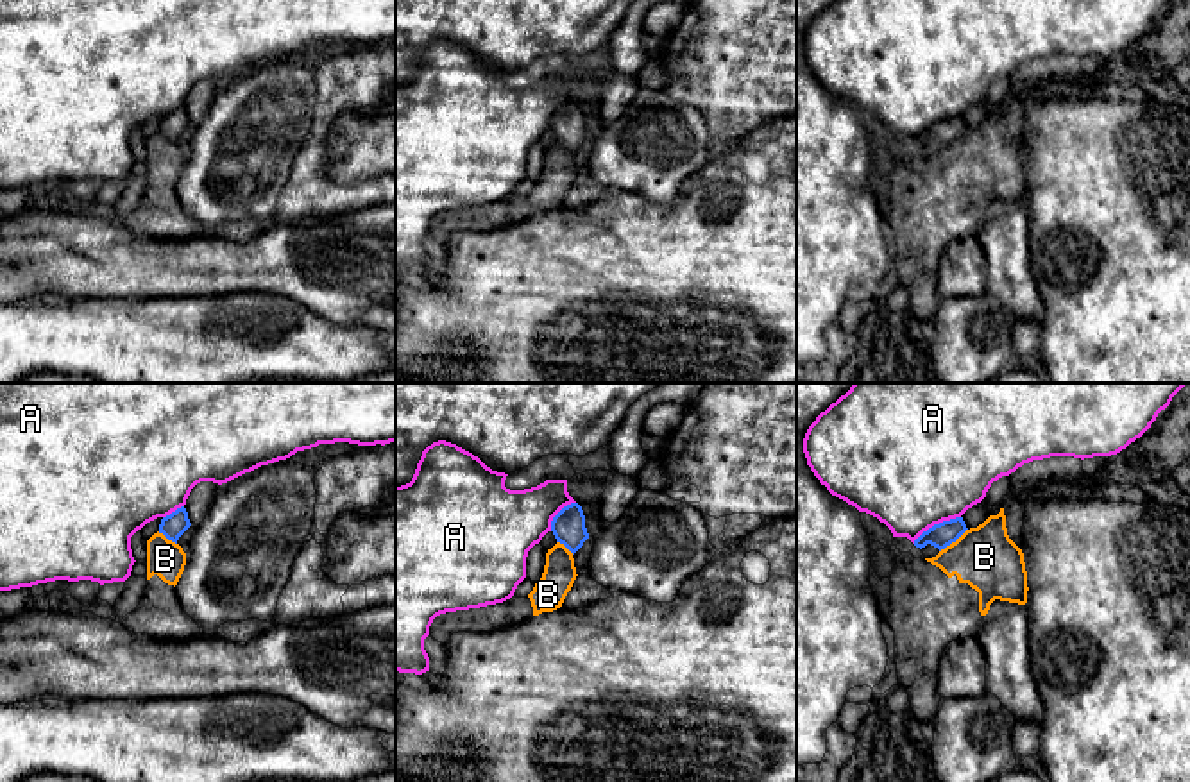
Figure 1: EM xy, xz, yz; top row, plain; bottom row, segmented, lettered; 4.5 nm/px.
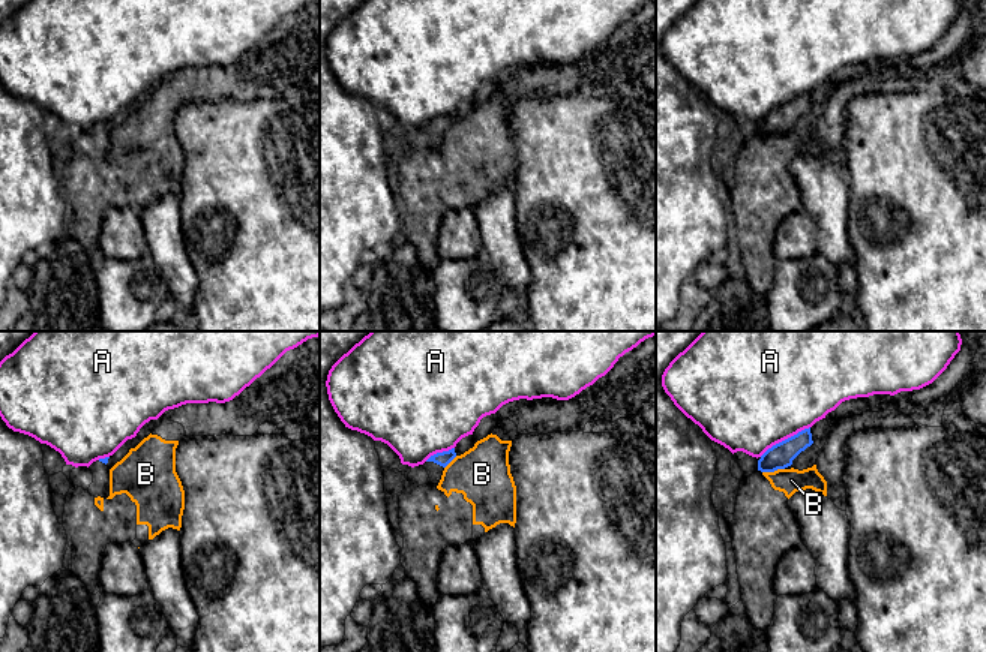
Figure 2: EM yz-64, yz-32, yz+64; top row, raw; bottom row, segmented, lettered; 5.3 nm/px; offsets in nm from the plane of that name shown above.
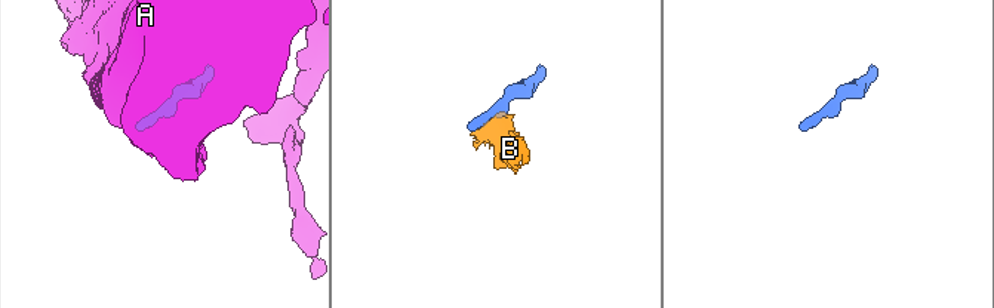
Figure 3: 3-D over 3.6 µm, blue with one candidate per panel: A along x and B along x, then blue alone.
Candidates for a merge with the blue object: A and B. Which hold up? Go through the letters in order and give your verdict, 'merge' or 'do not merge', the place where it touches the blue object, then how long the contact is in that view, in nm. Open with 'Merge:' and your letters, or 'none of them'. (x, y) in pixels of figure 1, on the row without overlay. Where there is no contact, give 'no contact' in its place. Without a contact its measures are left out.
Merge: none of them
A: do not merge | yz (936, 124) | 240 nm
B: do not merge | yz (952, 140) | 170 nm

